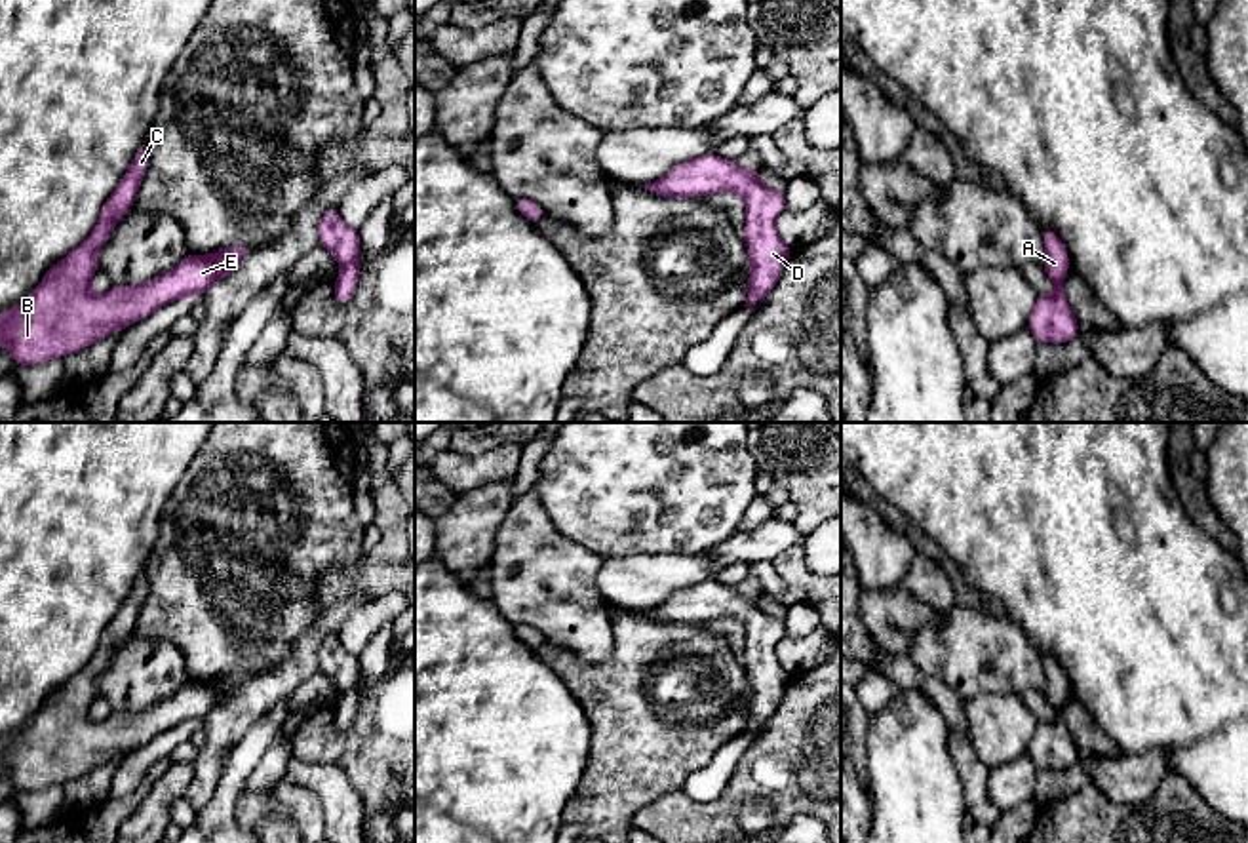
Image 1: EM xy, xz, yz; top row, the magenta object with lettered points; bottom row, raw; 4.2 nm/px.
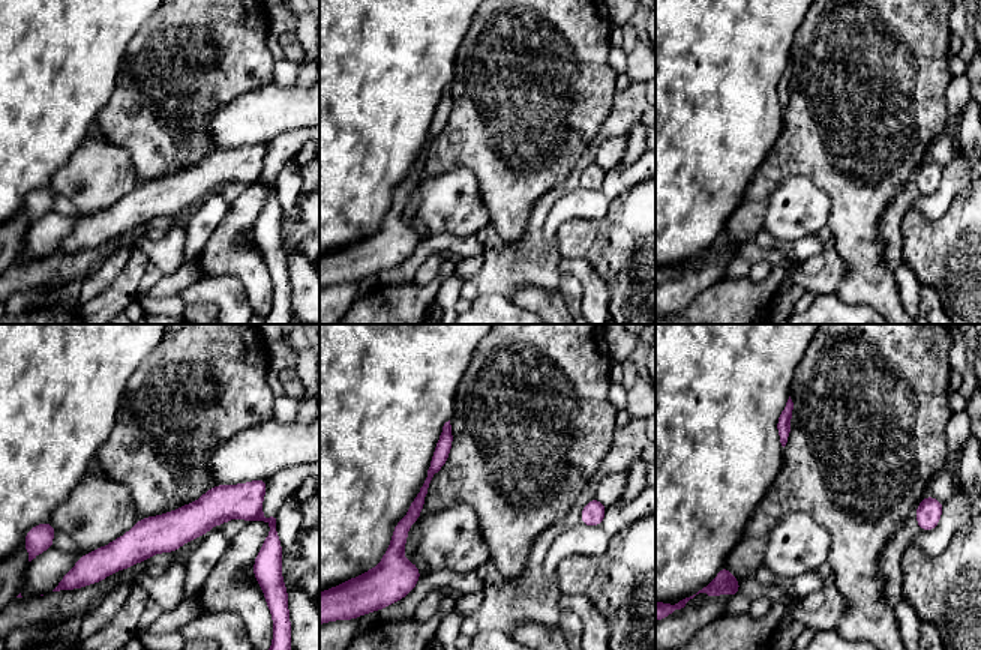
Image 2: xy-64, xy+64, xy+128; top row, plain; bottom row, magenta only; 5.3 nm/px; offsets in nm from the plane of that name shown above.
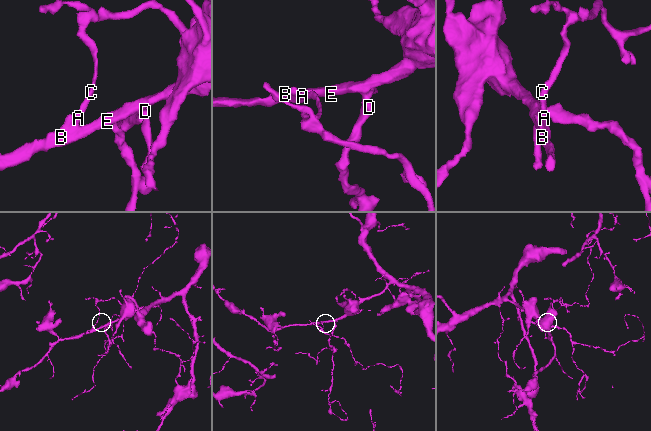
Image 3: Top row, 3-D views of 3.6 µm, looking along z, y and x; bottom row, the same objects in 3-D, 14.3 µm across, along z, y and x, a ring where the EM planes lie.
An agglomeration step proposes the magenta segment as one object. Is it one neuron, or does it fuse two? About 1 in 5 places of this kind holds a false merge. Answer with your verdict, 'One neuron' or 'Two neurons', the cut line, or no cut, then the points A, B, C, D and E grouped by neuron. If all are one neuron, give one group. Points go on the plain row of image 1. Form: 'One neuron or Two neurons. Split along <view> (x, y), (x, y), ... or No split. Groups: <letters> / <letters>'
One neuron. No split. Groups: A B C D E

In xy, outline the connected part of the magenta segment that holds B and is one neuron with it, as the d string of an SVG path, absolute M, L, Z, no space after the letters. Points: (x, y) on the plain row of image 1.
M143 571L105 628L89 664L55 689L19 733L0 738L0 771L8 773L15 792L38 792L88 774L167 729L204 719L253 679L247 672L228 672L207 681L186 679L173 696L143 712L114 712L105 721L93 721L89 708L99 696L97 674L133 634L146 596L148 577Z

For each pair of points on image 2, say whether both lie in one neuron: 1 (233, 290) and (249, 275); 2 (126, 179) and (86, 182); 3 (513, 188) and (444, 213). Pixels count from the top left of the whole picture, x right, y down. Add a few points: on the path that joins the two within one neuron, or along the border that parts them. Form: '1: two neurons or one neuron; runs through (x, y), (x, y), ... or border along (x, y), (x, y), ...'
1: two neurons; border along (206, 276), (233, 275), (242, 284), (252, 308)
2: one neuron; runs through (116, 179), (96, 179)
3: two neurons; border along (465, 168), (474, 174), (491, 219)

